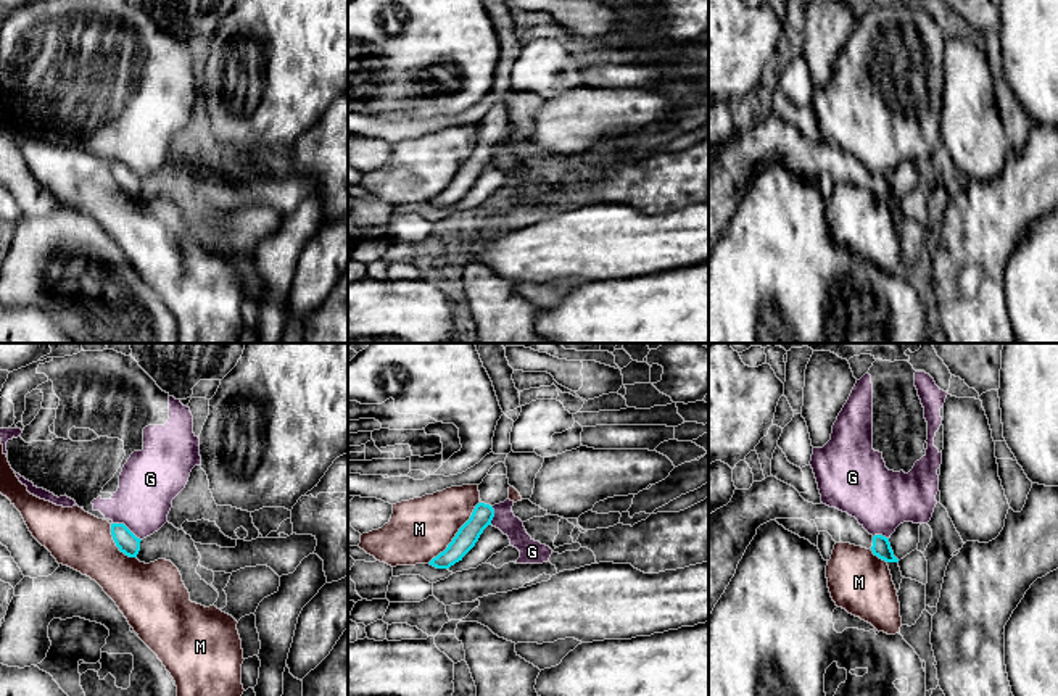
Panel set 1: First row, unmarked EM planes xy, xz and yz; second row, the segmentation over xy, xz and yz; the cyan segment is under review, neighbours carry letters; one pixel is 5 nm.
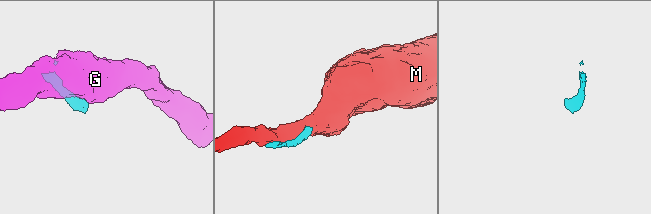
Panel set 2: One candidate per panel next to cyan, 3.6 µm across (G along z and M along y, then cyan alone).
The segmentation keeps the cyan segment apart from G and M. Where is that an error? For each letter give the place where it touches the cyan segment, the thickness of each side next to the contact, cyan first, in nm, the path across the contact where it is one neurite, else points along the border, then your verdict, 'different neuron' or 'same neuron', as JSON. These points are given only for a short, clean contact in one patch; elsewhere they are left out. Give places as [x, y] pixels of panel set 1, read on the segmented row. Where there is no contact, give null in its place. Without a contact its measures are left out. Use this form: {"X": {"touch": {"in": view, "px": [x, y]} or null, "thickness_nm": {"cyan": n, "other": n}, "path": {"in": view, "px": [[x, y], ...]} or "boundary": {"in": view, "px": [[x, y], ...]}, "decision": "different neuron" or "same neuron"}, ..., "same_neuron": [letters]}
{"G": {"touch": {"in": "xy", "px": [126, 527]}, "thickness_nm": {"cyan": 110, "other": 280}, "boundary": {"in": "xy", "px": [[113, 522], [123, 522], [140, 540]]}, "decision": "different neuron"}, "M": {"touch": {"in": "xz", "px": [456, 534]}, "thickness_nm": {"cyan": 110, "other": 300}, "decision": "different neuron"}, "same_neuron": []}

